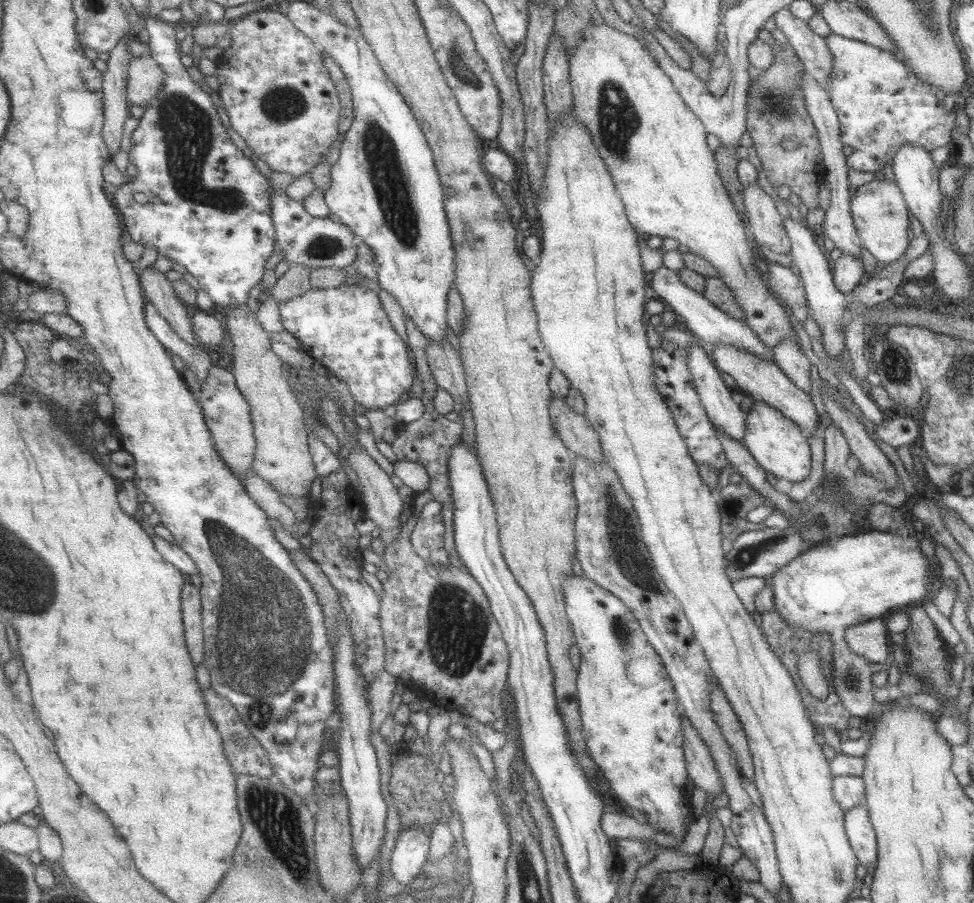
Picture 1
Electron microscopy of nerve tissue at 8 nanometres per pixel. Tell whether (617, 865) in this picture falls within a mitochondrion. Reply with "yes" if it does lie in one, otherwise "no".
no

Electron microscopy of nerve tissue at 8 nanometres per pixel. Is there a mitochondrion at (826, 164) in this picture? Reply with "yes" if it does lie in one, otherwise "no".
no

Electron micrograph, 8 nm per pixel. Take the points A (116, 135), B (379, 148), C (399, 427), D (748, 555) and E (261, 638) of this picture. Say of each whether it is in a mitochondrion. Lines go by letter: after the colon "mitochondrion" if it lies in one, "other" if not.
A: other
B: mitochondrion
C: other
D: mitochondrion
E: mitochondrion

